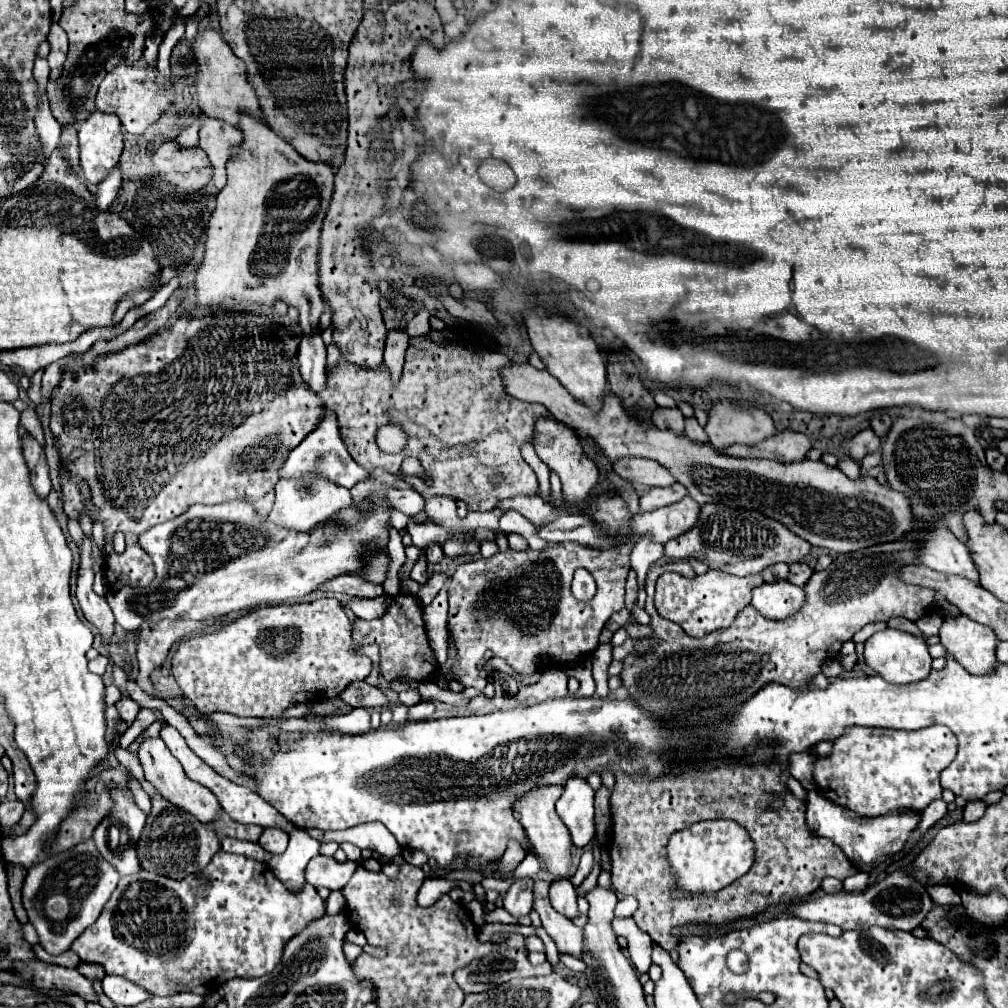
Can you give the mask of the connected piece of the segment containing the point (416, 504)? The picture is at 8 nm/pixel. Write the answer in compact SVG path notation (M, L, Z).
M390 489L388 491L388 499L392 501L394 509L398 509L404 515L410 515L410 517L420 513L420 511L424 511L424 505L426 505L424 497L418 495L416 491L412 491L412 489L402 489L402 491Z

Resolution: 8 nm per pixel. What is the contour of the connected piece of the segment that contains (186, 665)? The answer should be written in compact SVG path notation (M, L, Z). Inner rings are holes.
M322 597L322 599L316 599L316 601L308 601L308 603L292 603L292 605L266 605L266 607L258 607L238 619L234 619L232 623L228 623L226 627L222 627L220 631L214 631L214 633L204 633L204 635L196 635L196 637L190 637L186 641L182 641L172 657L172 673L176 677L176 683L180 685L184 697L192 699L192 703L206 715L214 713L214 711L222 711L222 713L232 713L232 715L238 715L238 717L280 717L284 713L286 707L290 707L292 703L314 703L314 701L320 701L320 699L334 699L338 697L350 683L354 681L364 681L370 671L372 671L372 661L364 655L358 655L356 653L356 643L352 639L352 623L346 615L346 609L340 607L340 601L338 599L332 599L332 597Z

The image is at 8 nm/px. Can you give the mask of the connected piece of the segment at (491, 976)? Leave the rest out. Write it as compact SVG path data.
M498 951L474 959L468 967L458 969L454 977L464 993L482 993L514 977L538 977L550 973L550 963L542 963L538 967L530 965L528 951Z

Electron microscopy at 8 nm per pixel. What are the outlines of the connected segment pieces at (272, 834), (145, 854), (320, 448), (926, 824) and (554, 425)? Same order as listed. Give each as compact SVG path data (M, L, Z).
M264 829L264 833L260 835L260 845L272 855L280 855L286 851L288 833L280 829Z
M144 785L144 787L152 799L152 811L146 819L144 831L140 835L140 843L136 847L142 869L164 877L174 877L174 875L186 877L202 871L208 865L208 861L220 851L220 839L216 831L204 827L192 815L188 815L186 811L180 811L180 807L168 803L154 787L150 785Z
M330 411L324 413L324 419L320 421L318 429L312 431L296 449L292 449L290 455L288 455L288 459L284 461L284 465L278 469L280 479L284 479L284 477L302 477L306 473L324 475L330 481L340 483L346 489L354 487L358 481L362 481L362 479L368 477L366 471L348 453L344 441L340 439L340 431L338 431L338 425L336 425L336 415L332 415Z
M936 799L934 803L930 803L924 811L922 811L922 819L920 819L920 825L914 833L926 833L934 823L938 823L944 815L946 815L946 803L942 799Z
M540 417L534 427L532 445L538 453L538 457L560 475L566 505L580 507L586 501L590 489L598 483L598 467L596 467L596 463L592 463L592 459L588 459L588 455L584 455L584 451L580 451L580 437L576 435L576 431L572 431L564 423L556 421L554 417Z

